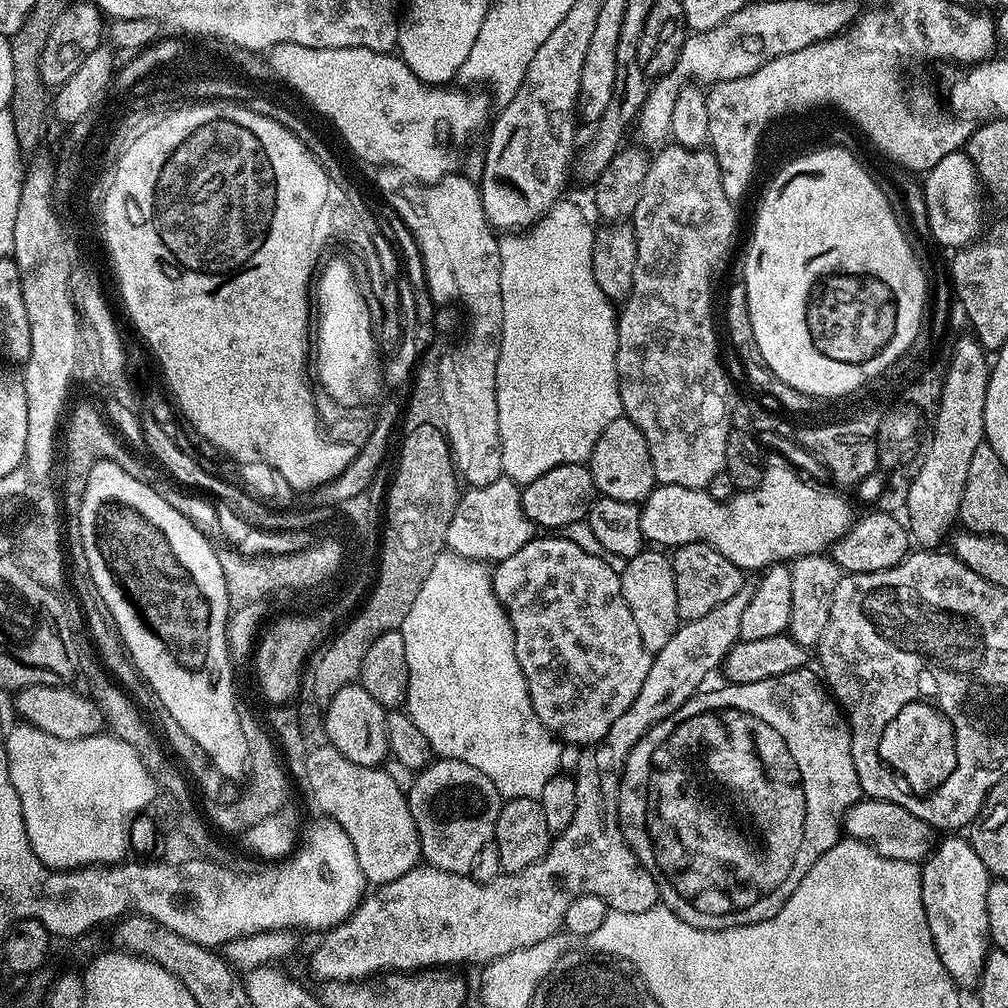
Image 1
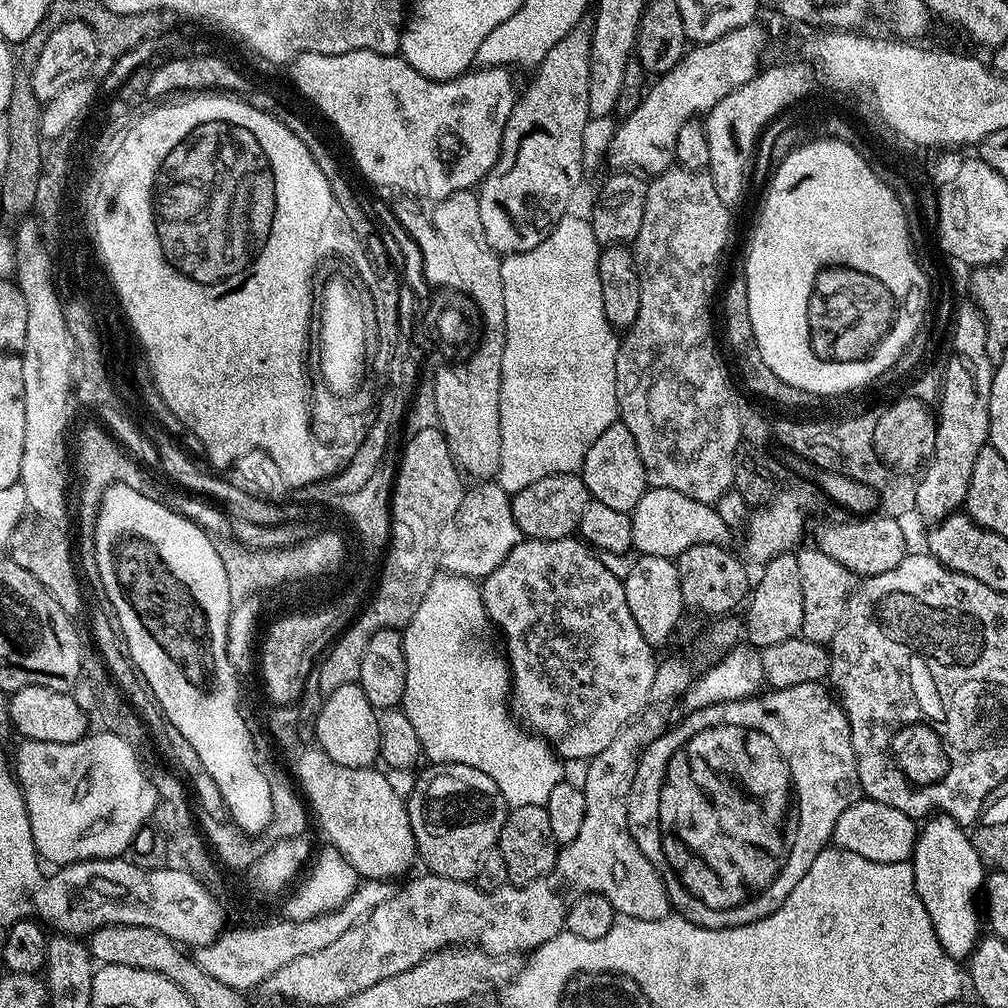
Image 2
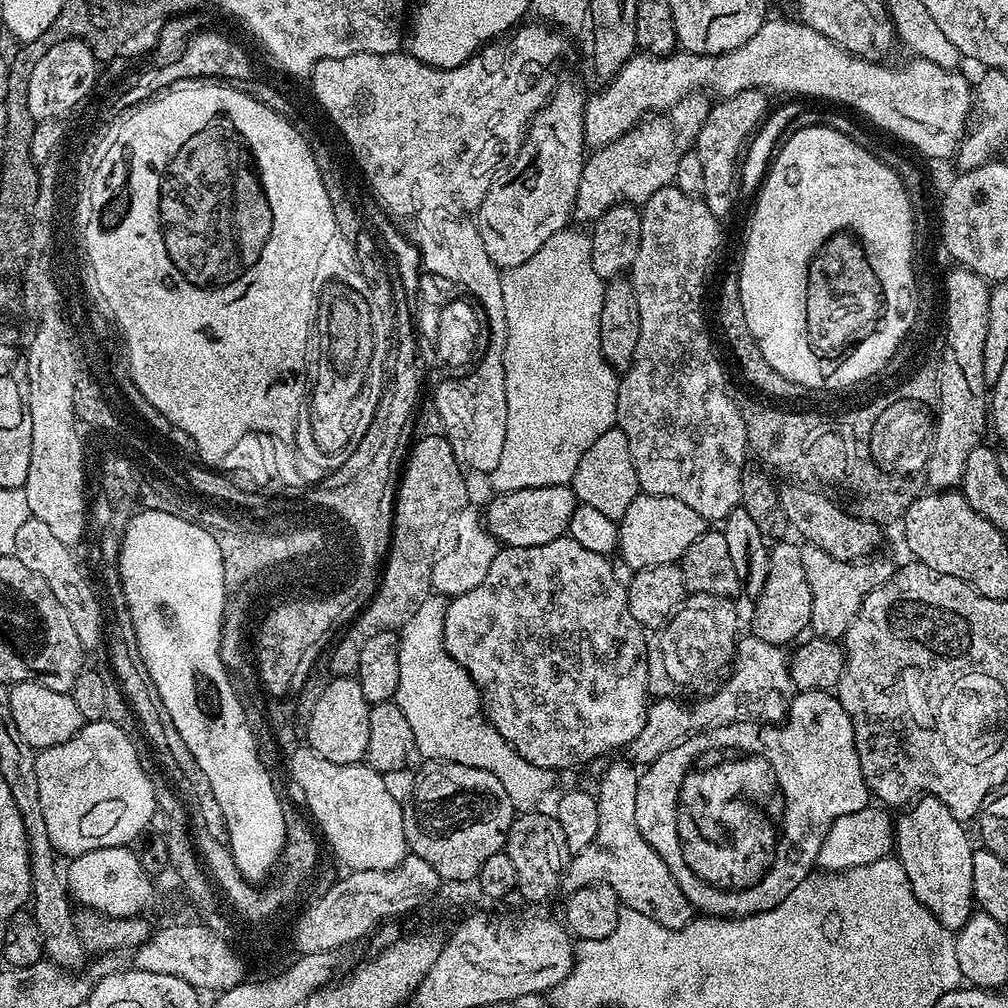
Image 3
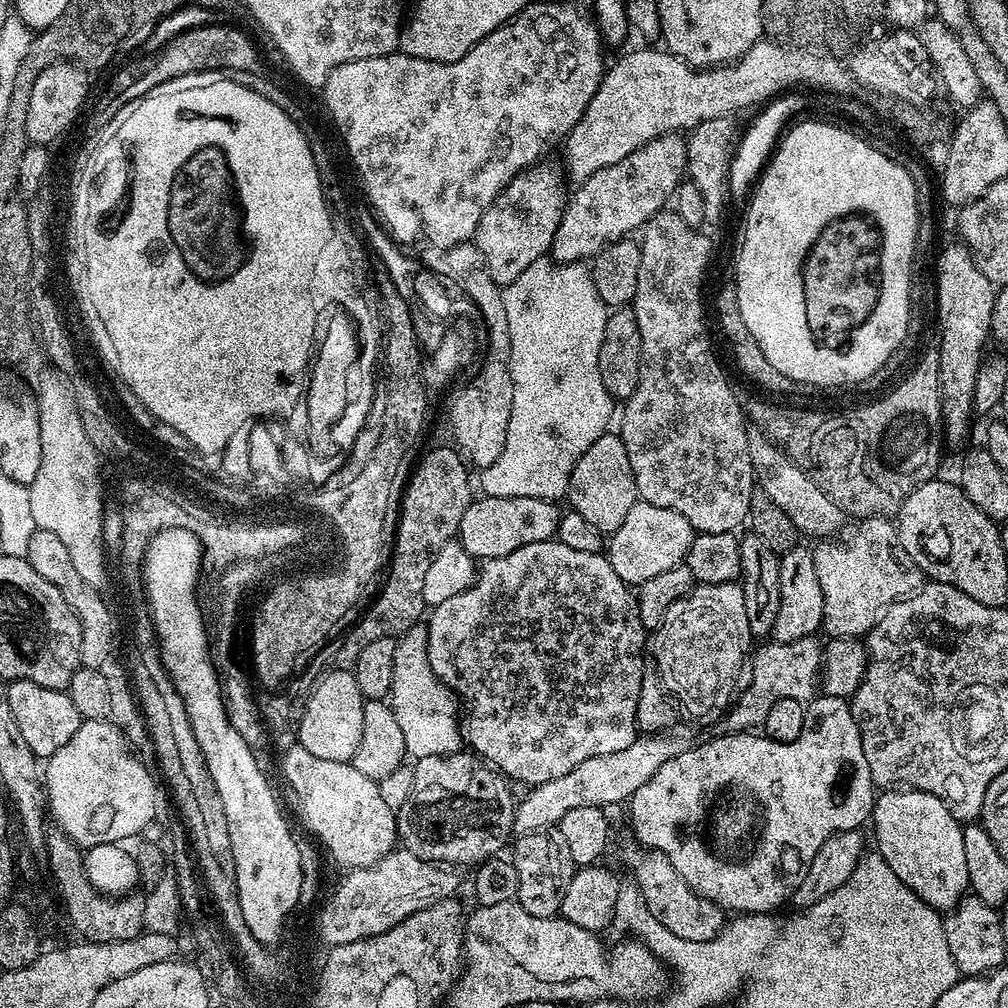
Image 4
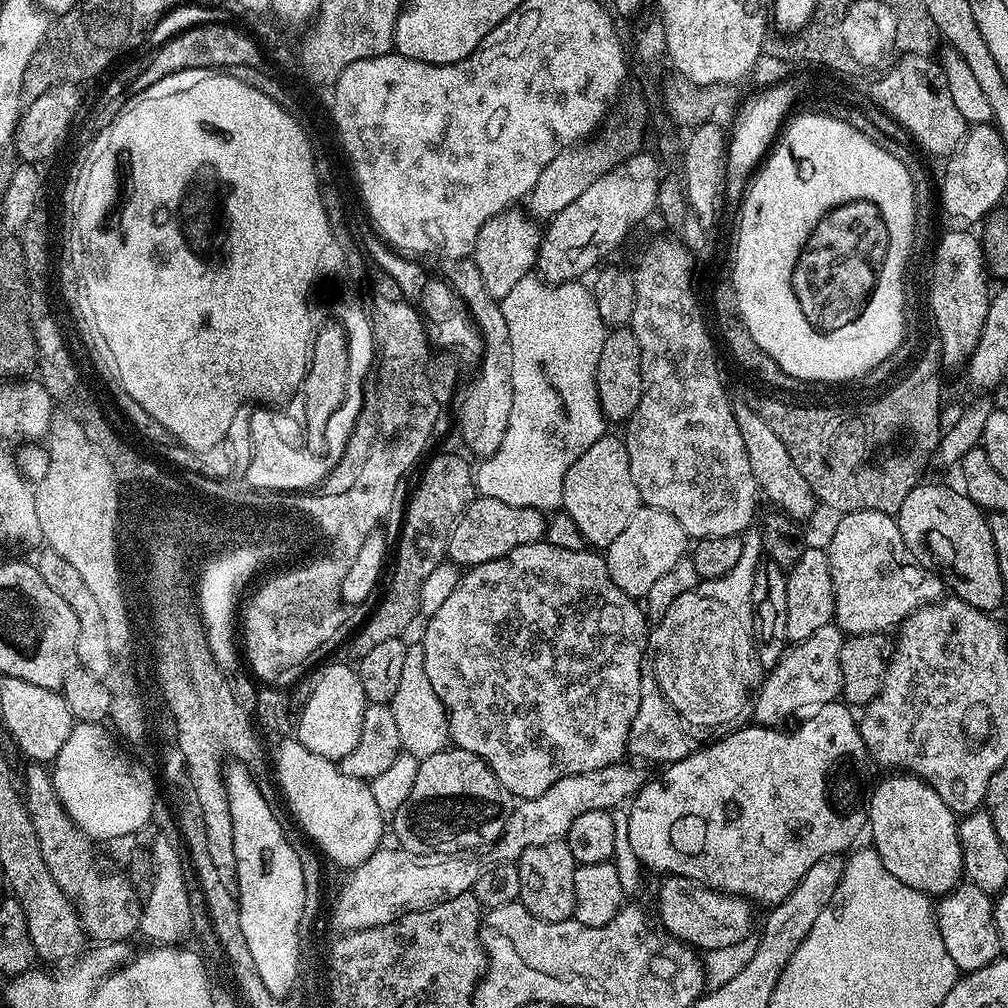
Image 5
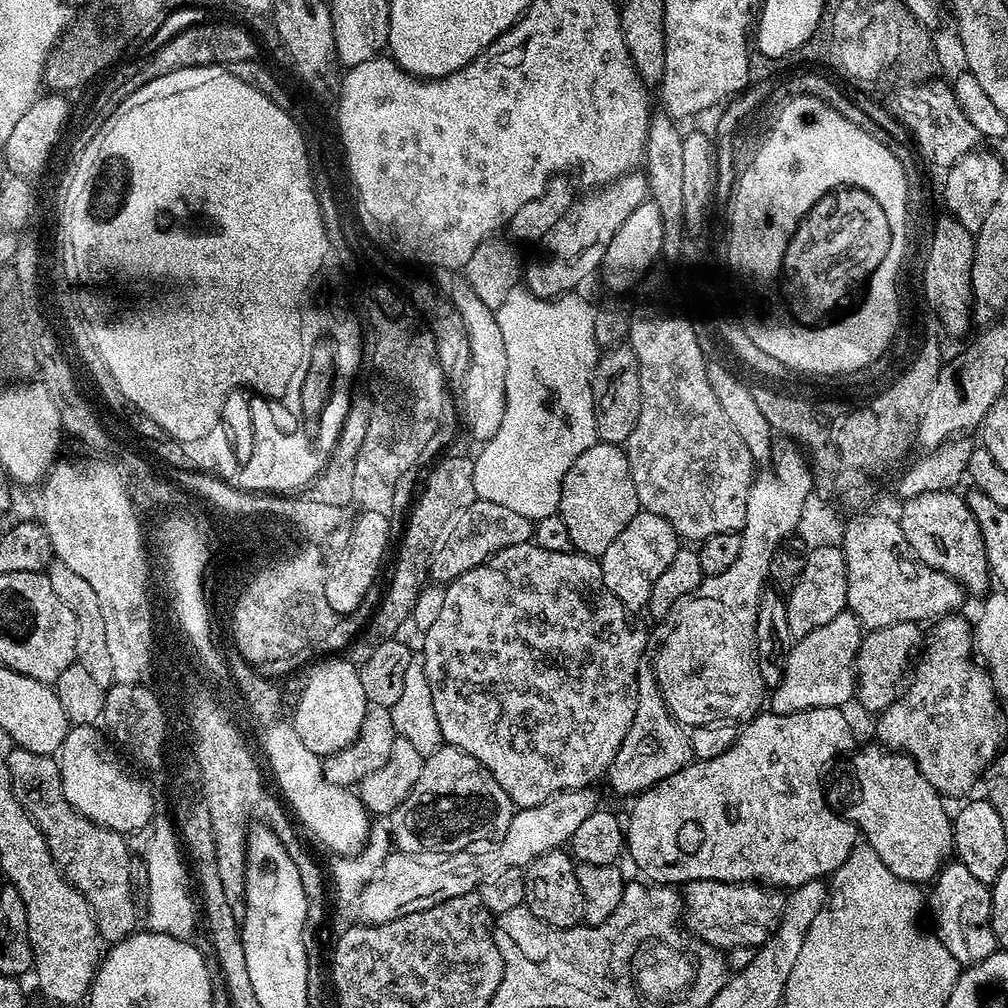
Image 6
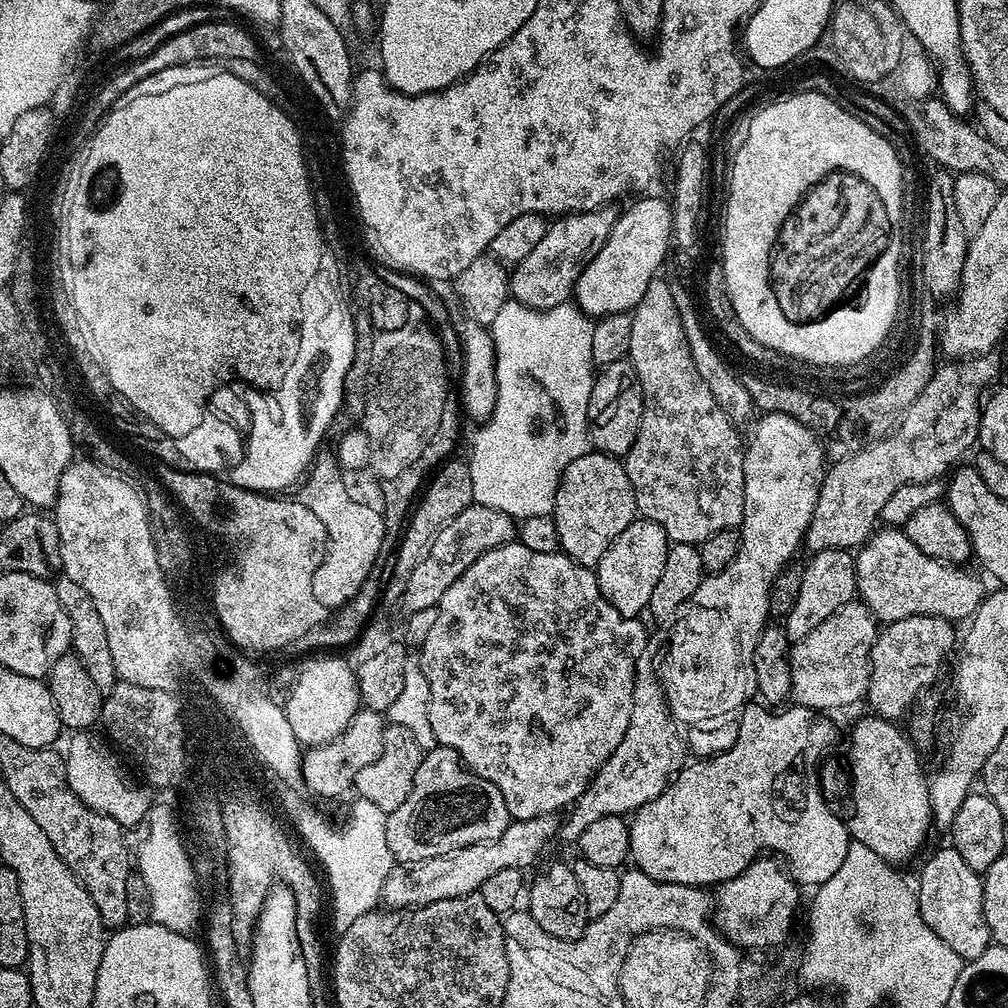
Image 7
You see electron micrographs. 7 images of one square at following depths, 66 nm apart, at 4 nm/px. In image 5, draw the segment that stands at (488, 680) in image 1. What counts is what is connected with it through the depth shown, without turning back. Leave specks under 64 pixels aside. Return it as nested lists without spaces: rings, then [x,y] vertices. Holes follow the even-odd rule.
[[[409,647],[406,660],[402,662],[398,690],[394,690],[394,698],[390,707],[394,714],[394,722],[398,726],[400,747],[405,753],[422,761],[430,754],[438,754],[449,747],[448,713],[445,712],[438,694],[434,694],[434,686],[430,686],[424,673],[423,647]]]

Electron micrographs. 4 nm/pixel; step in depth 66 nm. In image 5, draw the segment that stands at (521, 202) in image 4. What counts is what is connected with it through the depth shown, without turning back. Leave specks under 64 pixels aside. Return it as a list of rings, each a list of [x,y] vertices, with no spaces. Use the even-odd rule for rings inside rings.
[[[513,206],[507,212],[499,212],[482,225],[471,254],[471,259],[478,266],[478,274],[482,274],[483,285],[499,301],[504,300],[506,294],[514,290],[516,283],[522,282],[522,278],[526,278],[535,269],[536,255],[540,249],[541,225],[518,209]]]

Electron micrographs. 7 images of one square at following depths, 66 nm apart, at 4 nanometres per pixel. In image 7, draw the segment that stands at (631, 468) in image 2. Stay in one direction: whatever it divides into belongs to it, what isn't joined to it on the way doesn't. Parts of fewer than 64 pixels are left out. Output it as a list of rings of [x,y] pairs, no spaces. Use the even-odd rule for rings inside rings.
[[[589,450],[582,454],[582,458],[574,458],[570,466],[560,479],[560,485],[556,491],[556,506],[554,519],[558,526],[558,538],[560,539],[559,551],[569,556],[574,562],[594,566],[606,554],[606,550],[630,526],[632,520],[637,519],[636,499],[634,498],[634,486],[630,486],[630,478],[624,469],[623,459],[608,456],[605,452]]]

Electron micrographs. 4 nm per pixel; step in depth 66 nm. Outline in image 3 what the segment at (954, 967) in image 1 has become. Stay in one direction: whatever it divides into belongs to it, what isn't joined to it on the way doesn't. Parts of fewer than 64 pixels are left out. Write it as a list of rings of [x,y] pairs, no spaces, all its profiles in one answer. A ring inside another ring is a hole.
[[[922,796],[894,820],[894,852],[914,890],[914,898],[934,914],[941,926],[959,930],[974,911],[972,898],[972,854],[974,844],[968,841],[963,823],[950,814],[941,800]]]

